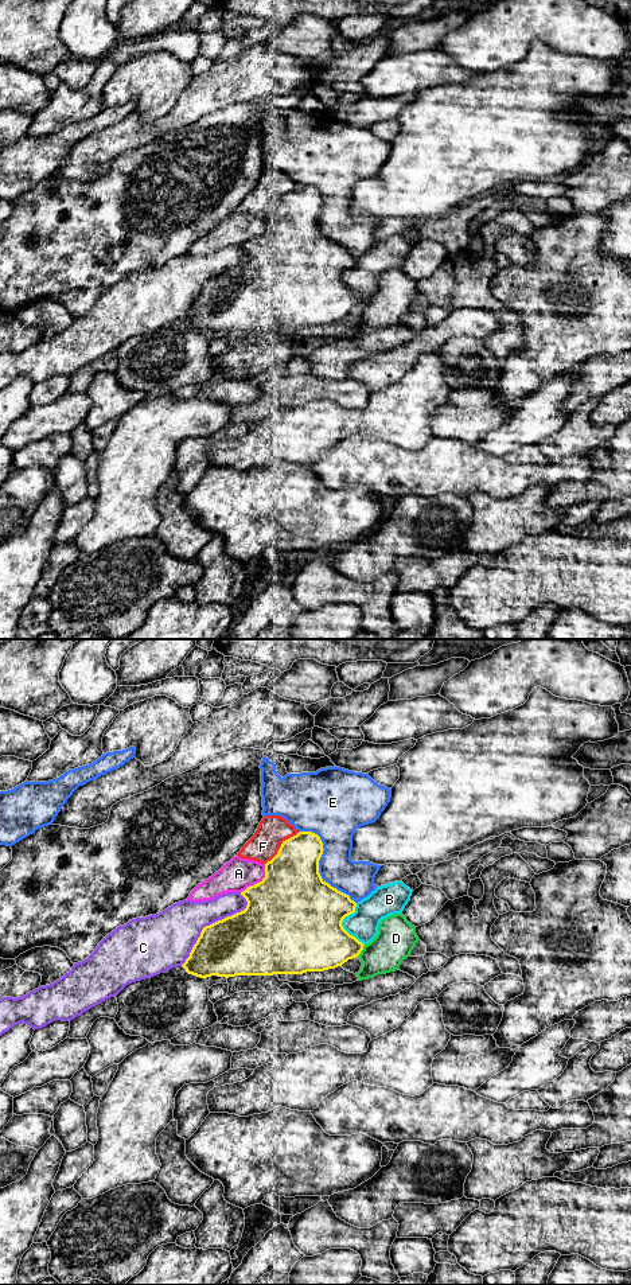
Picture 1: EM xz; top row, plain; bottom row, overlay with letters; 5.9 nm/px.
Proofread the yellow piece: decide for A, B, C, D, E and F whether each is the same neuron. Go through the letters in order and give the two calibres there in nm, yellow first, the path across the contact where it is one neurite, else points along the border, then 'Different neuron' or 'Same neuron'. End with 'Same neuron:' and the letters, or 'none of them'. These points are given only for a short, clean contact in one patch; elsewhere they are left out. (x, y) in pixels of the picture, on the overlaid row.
A: Thickness 500 nm (yellow) against 190 nm. Different neuron
B: Thickness 500 nm (yellow) against 180 nm. Different neuron
C: Thickness 380 nm (yellow) against 300 nm. Different neuron
D: Thickness 320 nm (yellow) against 240 nm. Different neuron
E: Thickness 420 nm (yellow) against 240 nm. Different neuron
F: Thickness 360 nm (yellow) against 180 nm. Different neuron
Same neuron: none of them

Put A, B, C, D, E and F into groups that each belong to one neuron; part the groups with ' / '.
A / B / C / D / E / F

